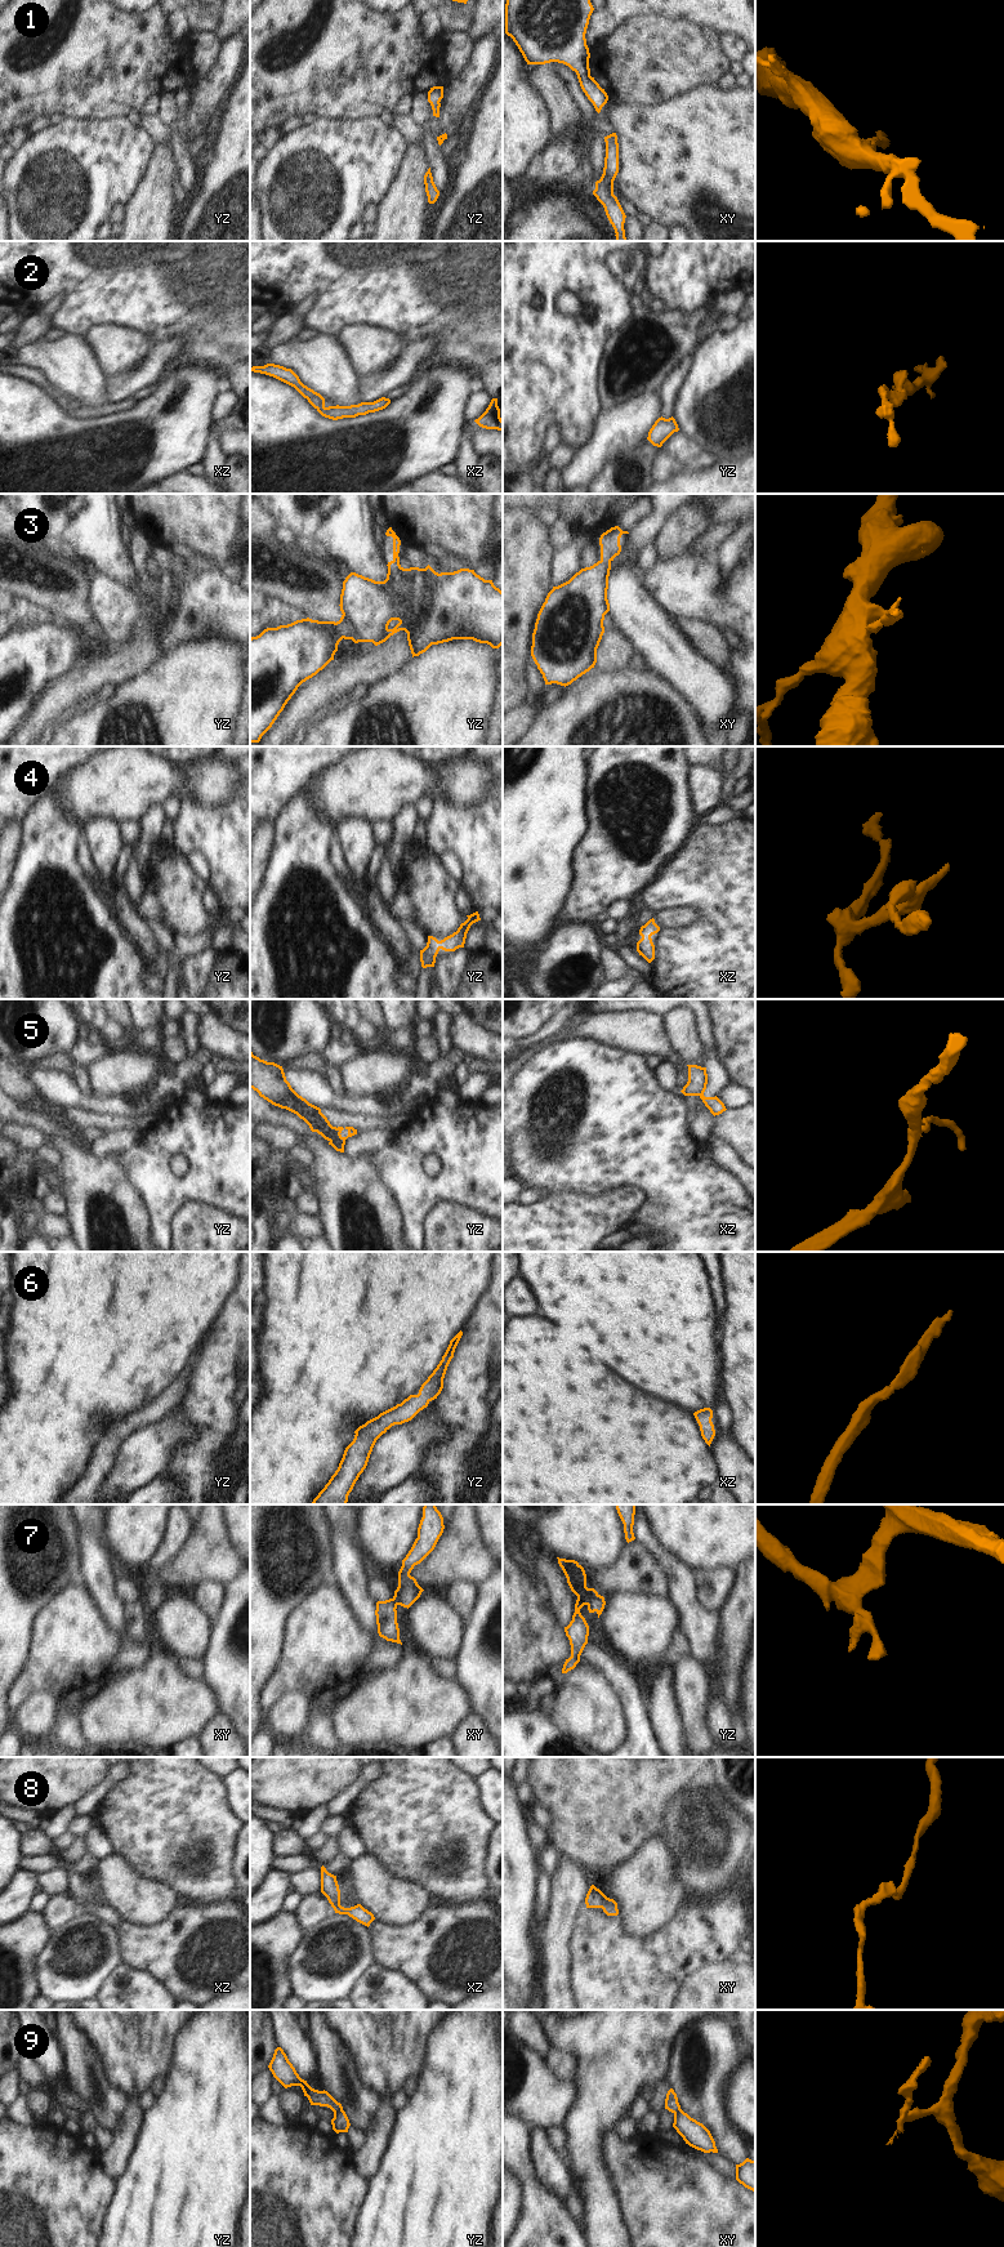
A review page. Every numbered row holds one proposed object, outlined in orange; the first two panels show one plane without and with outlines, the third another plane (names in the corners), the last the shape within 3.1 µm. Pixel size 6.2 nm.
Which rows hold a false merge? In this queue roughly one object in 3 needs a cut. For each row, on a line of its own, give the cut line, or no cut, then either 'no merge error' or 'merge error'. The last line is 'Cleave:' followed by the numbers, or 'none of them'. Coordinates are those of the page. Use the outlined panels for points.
1: no cut | no merge error
2: no cut | no merge error
3: no cut | no merge error
4: no cut | no merge error
5: yz (335, 1128), (344, 1141) | merge error
6: no cut | no merge error
7: no cut | no merge error
8: no cut | no merge error
9: yz (342, 2108), (334, 2112) | merge error
Cleave: 5, 9

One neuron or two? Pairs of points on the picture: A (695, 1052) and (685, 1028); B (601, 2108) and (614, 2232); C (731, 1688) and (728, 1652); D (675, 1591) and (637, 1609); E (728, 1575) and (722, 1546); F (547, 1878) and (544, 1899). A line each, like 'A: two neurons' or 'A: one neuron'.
A: one neuron
B: one neuron
C: one neuron
D: two neurons
E: two neurons
F: one neuron

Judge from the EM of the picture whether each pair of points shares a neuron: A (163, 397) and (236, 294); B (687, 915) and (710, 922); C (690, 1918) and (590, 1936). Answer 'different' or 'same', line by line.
A: different
B: different
C: same

